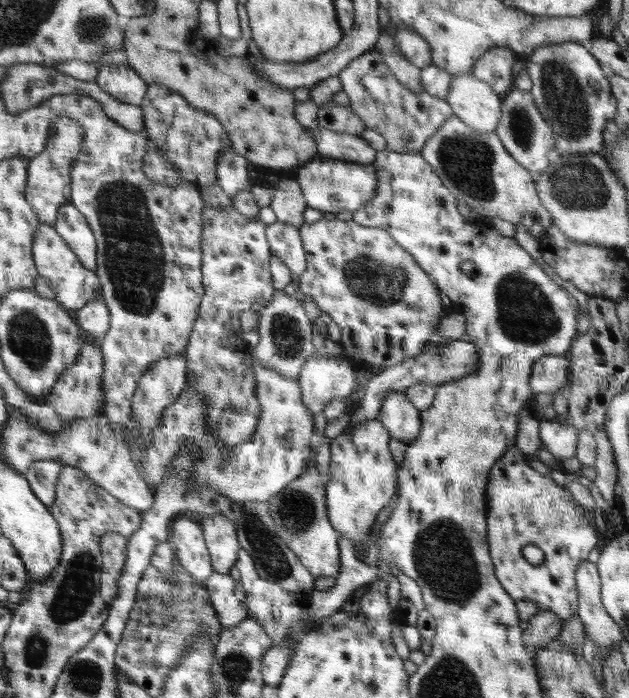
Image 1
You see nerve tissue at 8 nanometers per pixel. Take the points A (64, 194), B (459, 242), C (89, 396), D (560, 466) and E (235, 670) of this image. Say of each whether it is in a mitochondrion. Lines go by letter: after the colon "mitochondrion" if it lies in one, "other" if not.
A: other
B: other
C: other
D: other
E: mitochondrion

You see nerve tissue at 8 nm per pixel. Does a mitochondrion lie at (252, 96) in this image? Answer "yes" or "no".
no

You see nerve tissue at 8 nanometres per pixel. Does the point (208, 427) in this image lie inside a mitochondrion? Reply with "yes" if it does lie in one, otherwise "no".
no

